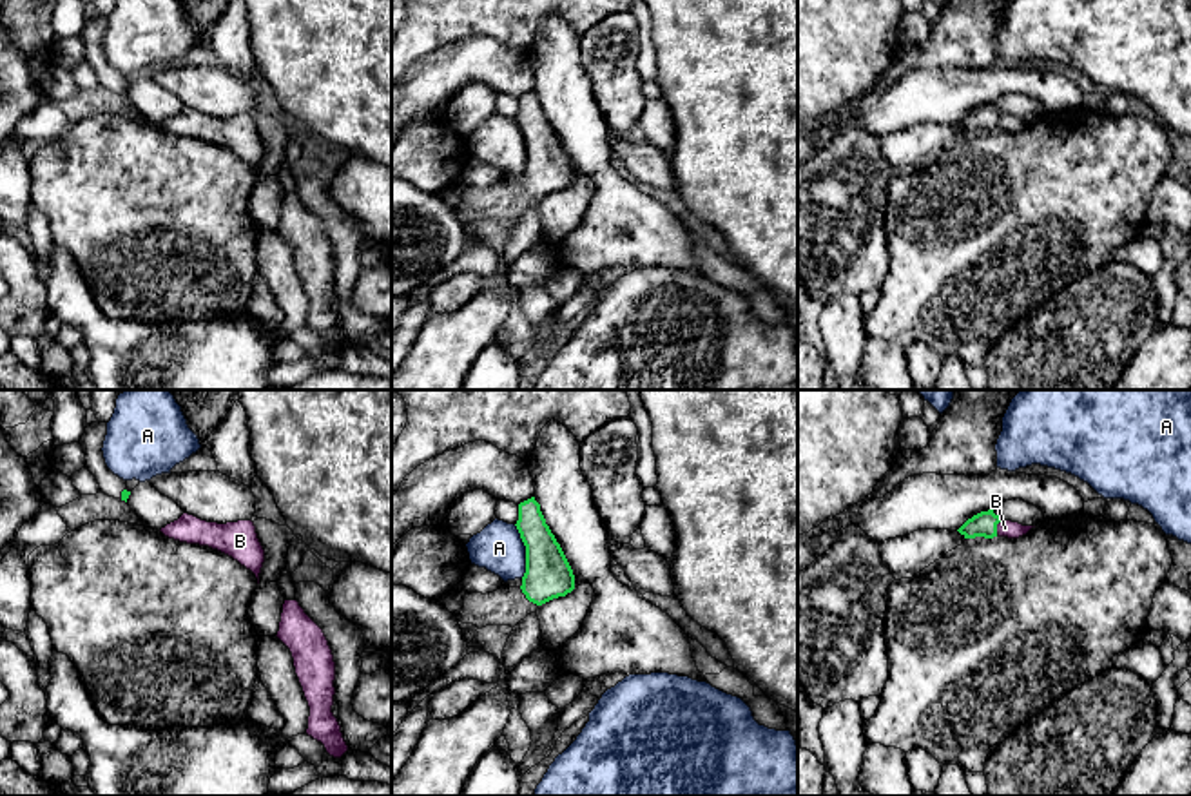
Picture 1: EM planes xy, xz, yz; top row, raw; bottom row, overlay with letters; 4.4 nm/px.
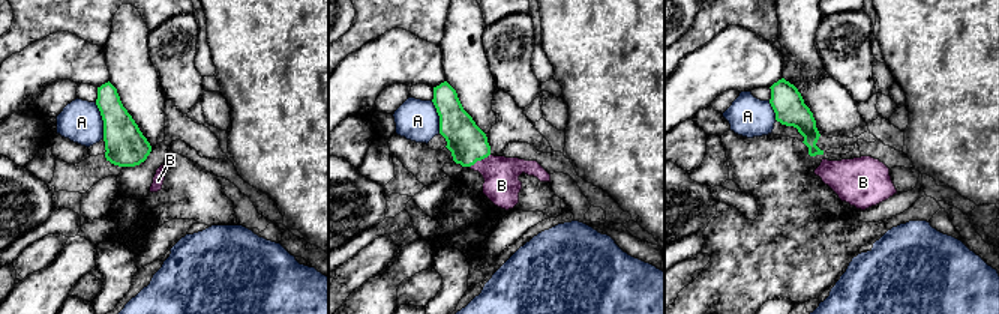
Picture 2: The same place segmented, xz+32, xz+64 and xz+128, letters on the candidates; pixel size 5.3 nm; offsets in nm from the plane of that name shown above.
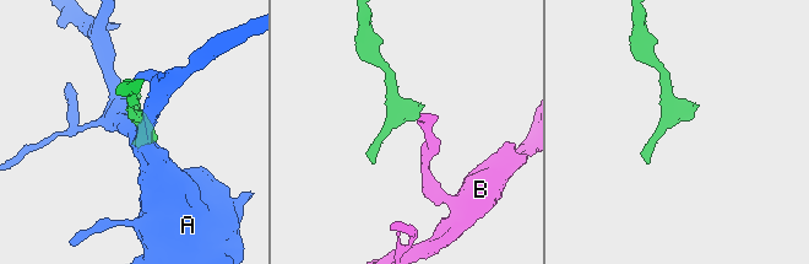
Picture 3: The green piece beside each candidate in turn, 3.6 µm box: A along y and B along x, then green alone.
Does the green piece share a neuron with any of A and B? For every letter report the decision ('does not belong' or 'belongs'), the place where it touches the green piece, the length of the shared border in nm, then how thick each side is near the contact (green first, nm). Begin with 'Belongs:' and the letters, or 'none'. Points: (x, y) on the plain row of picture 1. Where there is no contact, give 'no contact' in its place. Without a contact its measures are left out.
Belongs: B
A: does not belong | xz (526, 145) | 240 nm | 220/220 nm
B: belongs | yz (996, 120) | 80 nm | 110/80 nm

